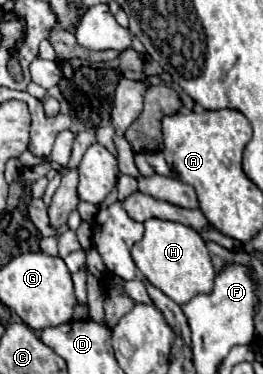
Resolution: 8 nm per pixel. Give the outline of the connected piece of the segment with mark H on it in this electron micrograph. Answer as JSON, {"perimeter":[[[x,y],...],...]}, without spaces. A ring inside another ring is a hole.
{"perimeter":[[[148,219],[144,229],[144,239],[132,247],[131,256],[136,267],[154,287],[158,287],[178,305],[184,305],[198,293],[210,291],[214,287],[214,265],[198,231],[182,223],[160,219]]]}

